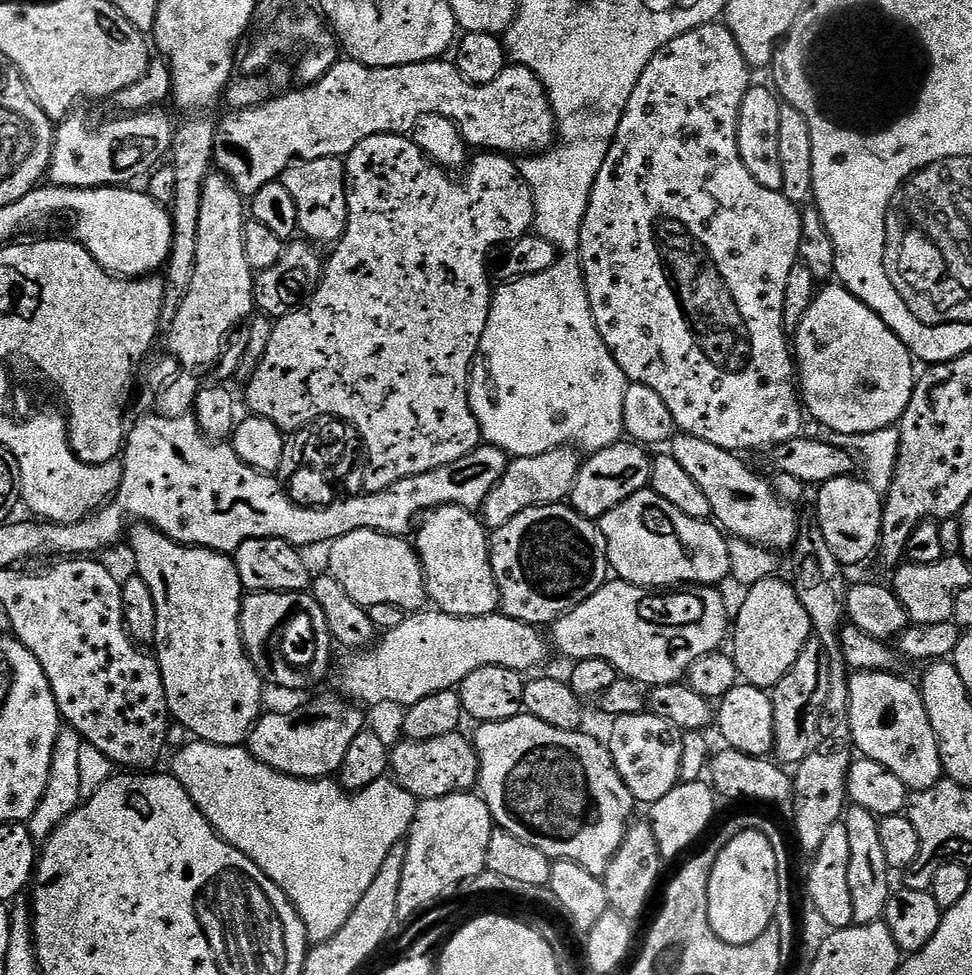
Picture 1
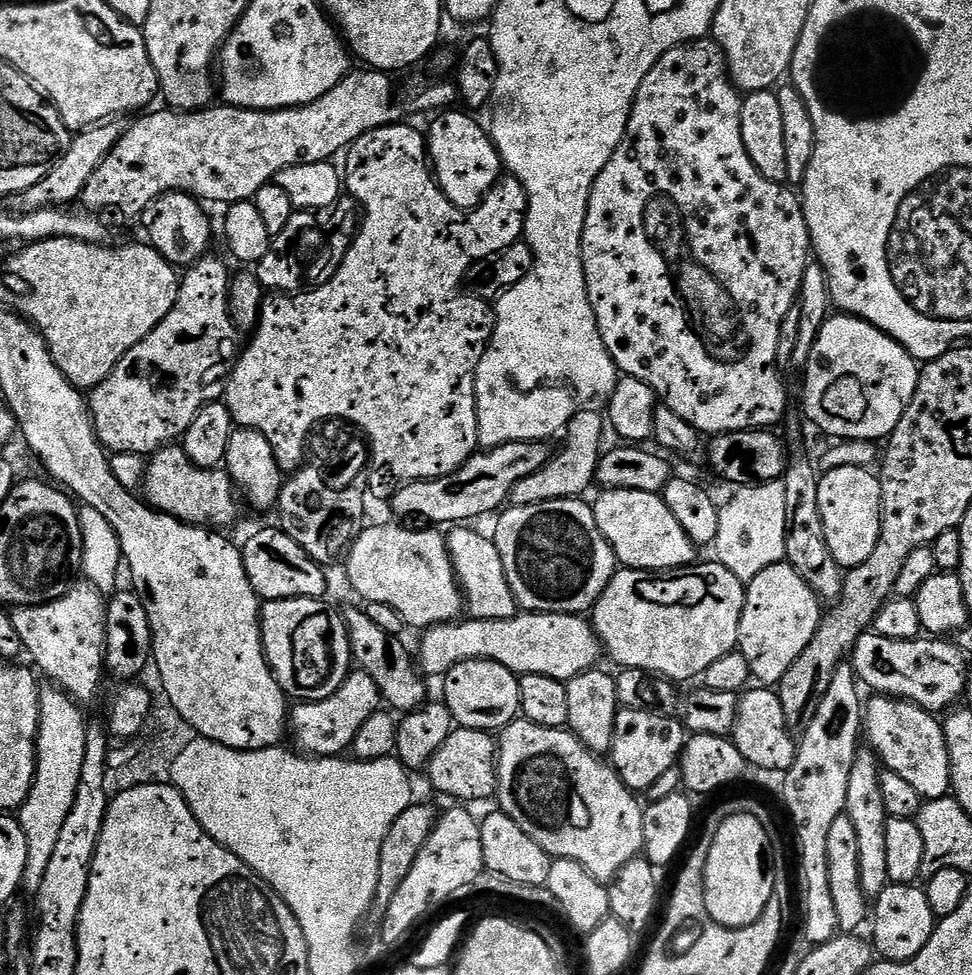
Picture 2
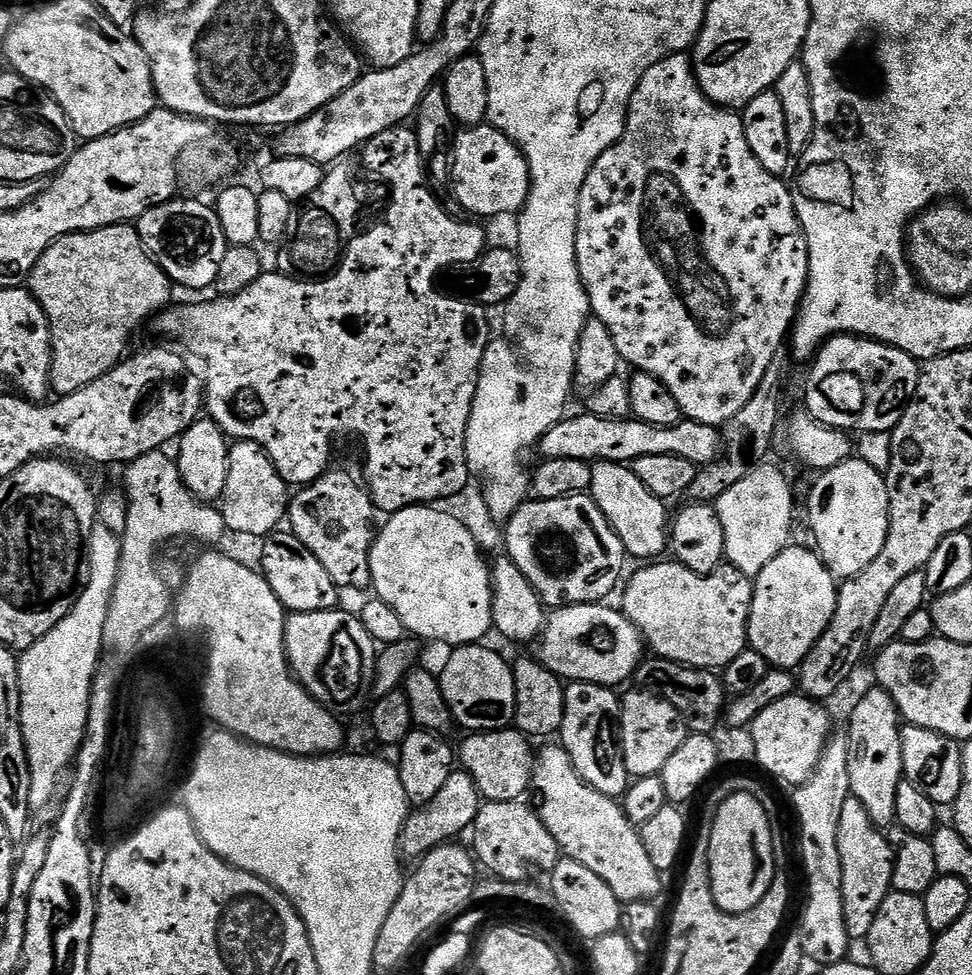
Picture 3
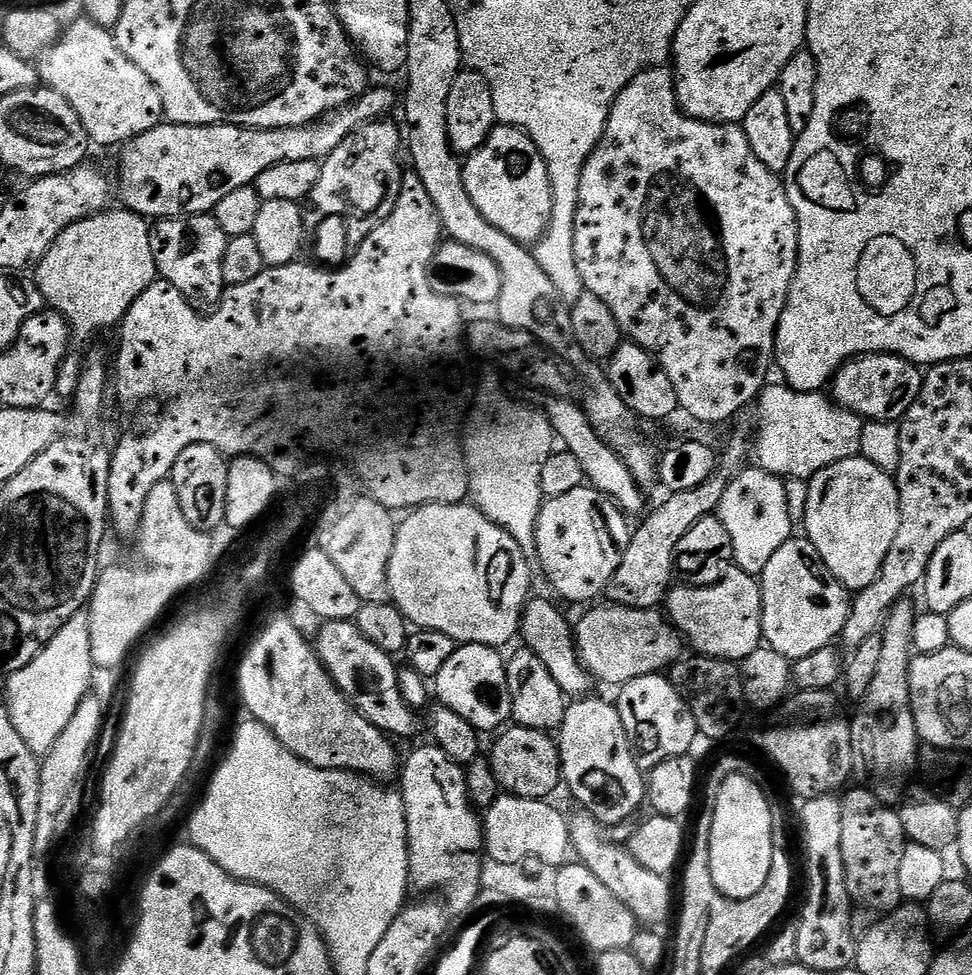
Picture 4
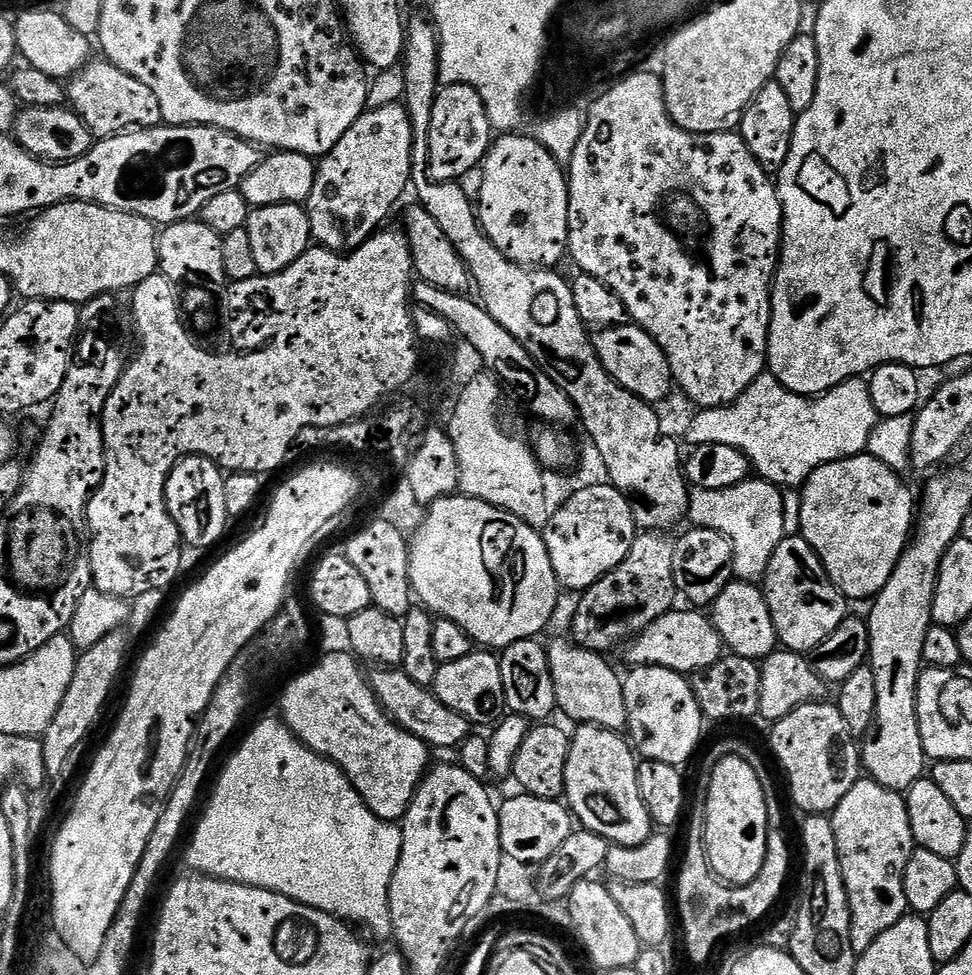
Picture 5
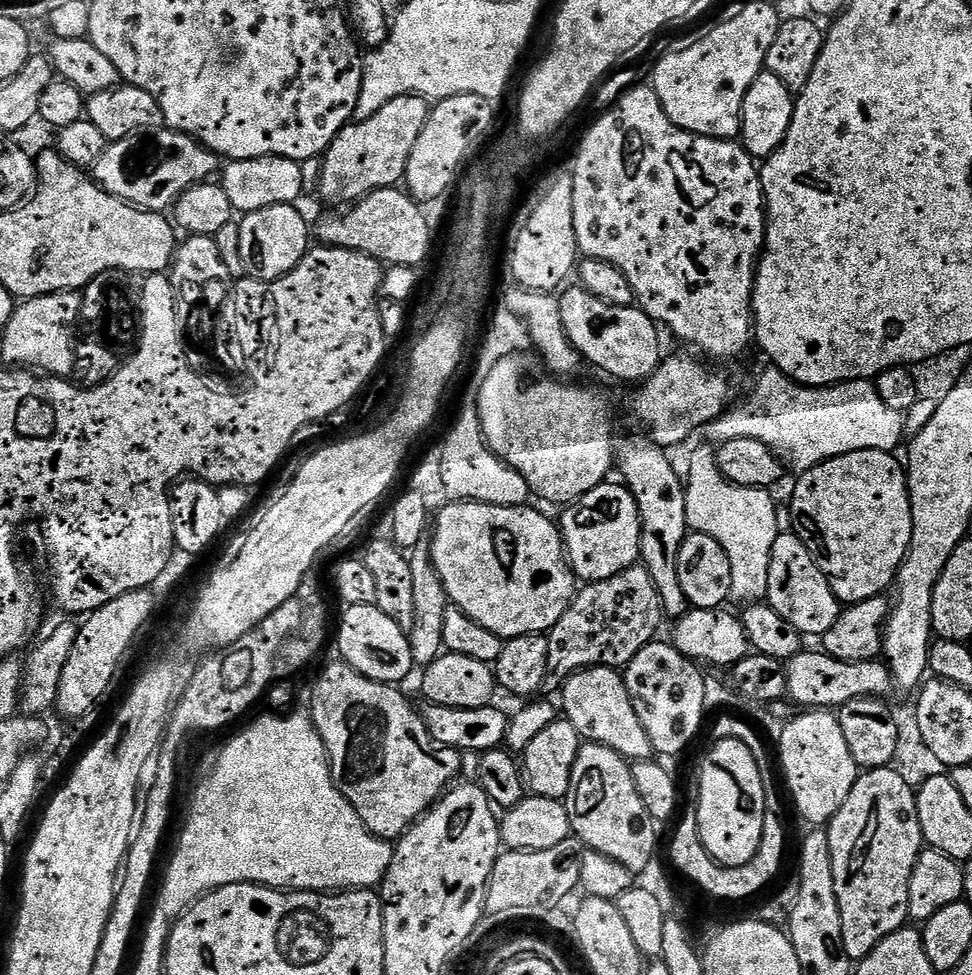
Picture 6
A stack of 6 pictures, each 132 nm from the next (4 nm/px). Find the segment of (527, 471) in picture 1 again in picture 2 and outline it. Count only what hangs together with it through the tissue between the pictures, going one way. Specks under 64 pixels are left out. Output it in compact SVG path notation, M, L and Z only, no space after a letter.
M589 406L578 414L574 414L574 418L568 423L566 431L563 433L564 445L549 460L546 466L542 466L542 470L534 470L534 474L530 474L530 478L522 478L522 482L518 482L518 486L514 486L510 497L511 507L518 506L534 506L538 502L550 502L551 500L571 500L573 498L583 497L584 491L588 487L593 487L596 479L596 467L600 464L602 455L602 447L600 443L604 440L604 428L606 430L606 416L603 411L595 412L595 407Z

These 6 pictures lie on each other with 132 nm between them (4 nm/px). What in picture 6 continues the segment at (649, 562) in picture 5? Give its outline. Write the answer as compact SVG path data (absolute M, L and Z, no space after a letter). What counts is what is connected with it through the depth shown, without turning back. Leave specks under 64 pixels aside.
M633 565L626 571L619 572L614 578L593 581L581 587L566 614L547 633L547 672L546 678L543 679L541 695L546 698L555 697L554 694L557 695L563 691L564 684L574 673L581 672L587 667L606 667L617 670L627 667L639 650L657 637L655 634L664 619L664 609L661 606L657 587L654 586L653 579L643 565Z

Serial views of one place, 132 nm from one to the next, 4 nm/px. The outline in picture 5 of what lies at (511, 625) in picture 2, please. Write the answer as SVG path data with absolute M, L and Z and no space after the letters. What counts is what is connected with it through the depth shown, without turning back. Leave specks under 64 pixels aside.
M671 610L649 625L627 645L629 665L656 664L675 672L695 674L706 666L718 662L722 655L720 632L703 611L678 612Z

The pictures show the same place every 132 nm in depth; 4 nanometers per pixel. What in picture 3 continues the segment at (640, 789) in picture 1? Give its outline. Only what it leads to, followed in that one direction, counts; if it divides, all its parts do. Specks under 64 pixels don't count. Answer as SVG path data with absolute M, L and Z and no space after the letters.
M631 690L623 693L618 721L618 739L624 750L624 761L629 777L639 778L655 776L660 773L662 766L666 766L670 754L686 742L690 735L688 723L666 702L654 692Z

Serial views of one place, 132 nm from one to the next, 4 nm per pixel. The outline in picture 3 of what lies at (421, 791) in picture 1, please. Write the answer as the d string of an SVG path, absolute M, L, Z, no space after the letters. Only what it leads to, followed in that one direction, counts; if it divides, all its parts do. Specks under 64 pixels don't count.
M515 726L493 732L473 732L465 737L460 748L458 744L458 764L474 778L481 797L494 802L523 801L532 787L532 770L536 766L533 741Z

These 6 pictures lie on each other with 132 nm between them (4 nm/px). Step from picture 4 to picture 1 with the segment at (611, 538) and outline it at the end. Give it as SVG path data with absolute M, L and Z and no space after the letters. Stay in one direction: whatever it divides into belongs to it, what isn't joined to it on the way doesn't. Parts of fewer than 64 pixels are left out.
M567 503L522 510L518 518L510 518L506 526L497 528L491 533L490 551L492 573L498 582L503 615L518 622L551 626L571 608L586 602L590 594L597 592L610 579L606 538L600 532L599 523L578 514Z

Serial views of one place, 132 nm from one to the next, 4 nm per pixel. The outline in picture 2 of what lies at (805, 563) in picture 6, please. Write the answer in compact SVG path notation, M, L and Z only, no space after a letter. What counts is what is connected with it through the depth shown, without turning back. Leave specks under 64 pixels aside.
M787 562L770 566L758 578L747 581L738 650L750 662L753 681L764 686L779 685L786 670L794 666L794 658L810 646L822 619L820 607L822 601L816 591Z

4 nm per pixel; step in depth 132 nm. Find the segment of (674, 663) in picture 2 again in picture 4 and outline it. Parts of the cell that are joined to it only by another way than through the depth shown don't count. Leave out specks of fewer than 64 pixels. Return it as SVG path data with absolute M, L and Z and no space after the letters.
M739 570L725 571L717 584L673 587L666 597L667 619L701 656L743 662L762 647L762 594L757 577Z

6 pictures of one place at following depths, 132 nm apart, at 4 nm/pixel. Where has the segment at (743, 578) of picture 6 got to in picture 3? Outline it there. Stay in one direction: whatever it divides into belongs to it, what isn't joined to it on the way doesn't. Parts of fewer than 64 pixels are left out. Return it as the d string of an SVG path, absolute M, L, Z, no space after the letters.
M771 462L757 463L740 482L726 490L714 503L718 518L722 522L724 554L727 563L749 578L755 578L767 564L778 558L781 550L789 547L788 535L792 532L792 488L788 480Z

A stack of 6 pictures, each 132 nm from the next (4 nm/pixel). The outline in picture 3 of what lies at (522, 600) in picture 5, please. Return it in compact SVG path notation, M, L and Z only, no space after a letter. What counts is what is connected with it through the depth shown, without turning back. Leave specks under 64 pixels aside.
M415 504L409 508L403 508L397 512L391 513L387 517L388 520L383 521L382 527L376 533L376 541L372 543L372 553L370 554L370 574L372 575L372 588L375 595L382 601L386 602L386 606L391 606L398 618L402 618L402 622L408 627L409 633L413 637L419 638L421 641L437 640L440 644L448 644L447 646L459 646L461 644L478 644L485 638L487 632L493 631L492 626L492 569L489 561L484 561L484 556L480 553L480 544L476 541L476 536L459 520L456 516L451 516L448 512L443 512L443 507L429 506L426 504Z

